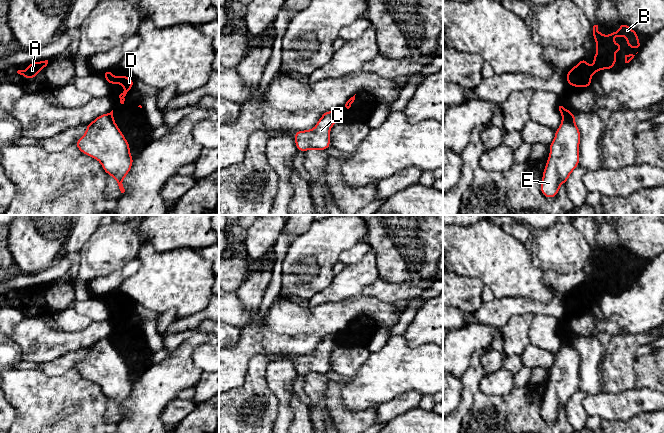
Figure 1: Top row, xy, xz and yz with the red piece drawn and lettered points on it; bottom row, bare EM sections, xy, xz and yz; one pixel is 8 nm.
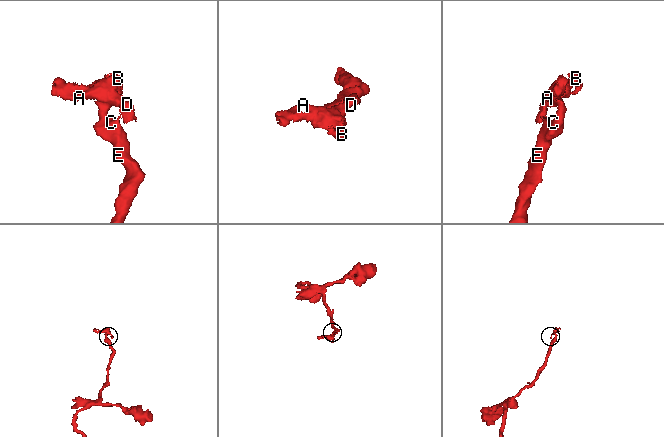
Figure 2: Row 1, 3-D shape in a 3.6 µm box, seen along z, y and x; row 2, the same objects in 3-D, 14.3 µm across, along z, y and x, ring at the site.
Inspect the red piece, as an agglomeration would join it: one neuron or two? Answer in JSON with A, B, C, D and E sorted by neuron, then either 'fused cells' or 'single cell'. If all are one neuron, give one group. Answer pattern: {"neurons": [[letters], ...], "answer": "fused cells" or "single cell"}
{"neurons": [["A", "B", "D"], ["C", "E"]], "answer": "fused cells"}

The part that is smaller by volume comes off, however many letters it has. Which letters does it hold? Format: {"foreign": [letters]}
{"foreign": ["A", "B", "D"]}

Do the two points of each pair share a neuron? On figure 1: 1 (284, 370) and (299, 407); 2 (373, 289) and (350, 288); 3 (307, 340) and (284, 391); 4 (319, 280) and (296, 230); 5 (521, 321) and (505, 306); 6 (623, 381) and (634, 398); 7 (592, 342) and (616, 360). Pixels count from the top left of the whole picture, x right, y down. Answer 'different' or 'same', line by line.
1: different
2: different
3: different
4: different
5: different
6: different
7: different

